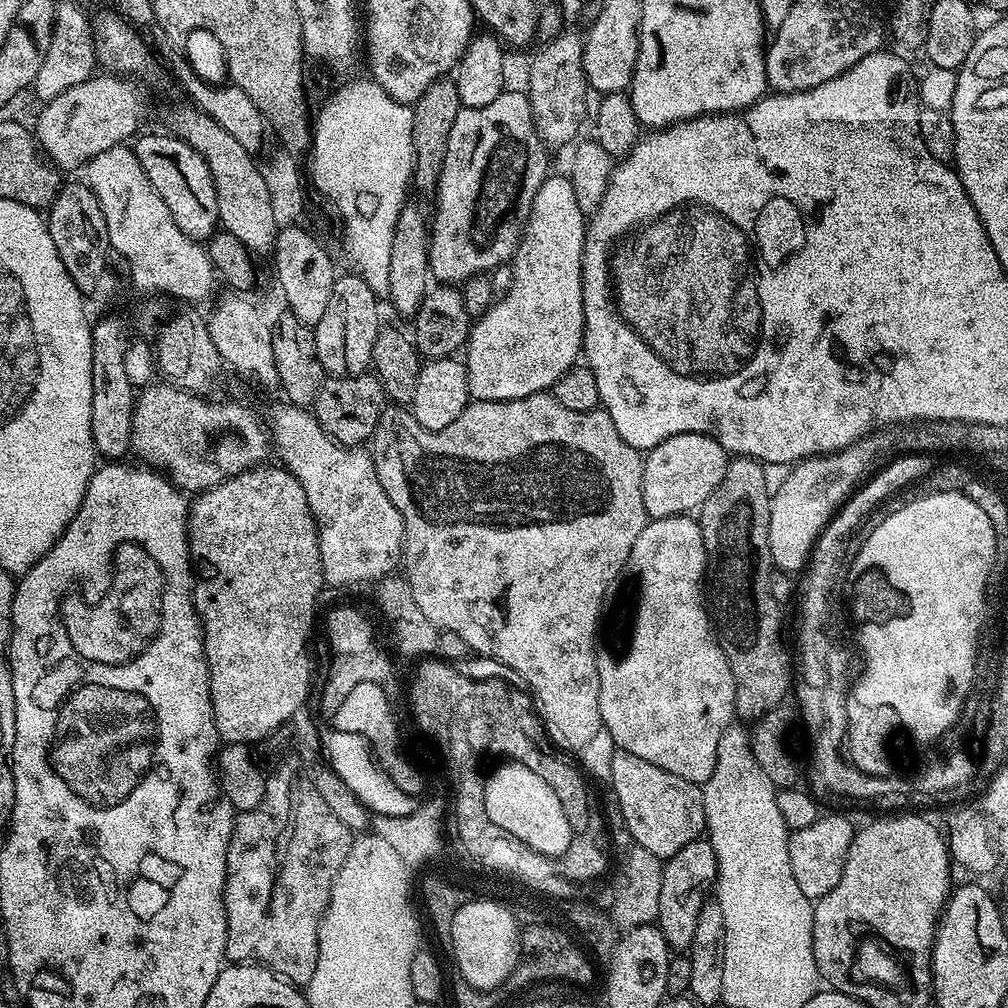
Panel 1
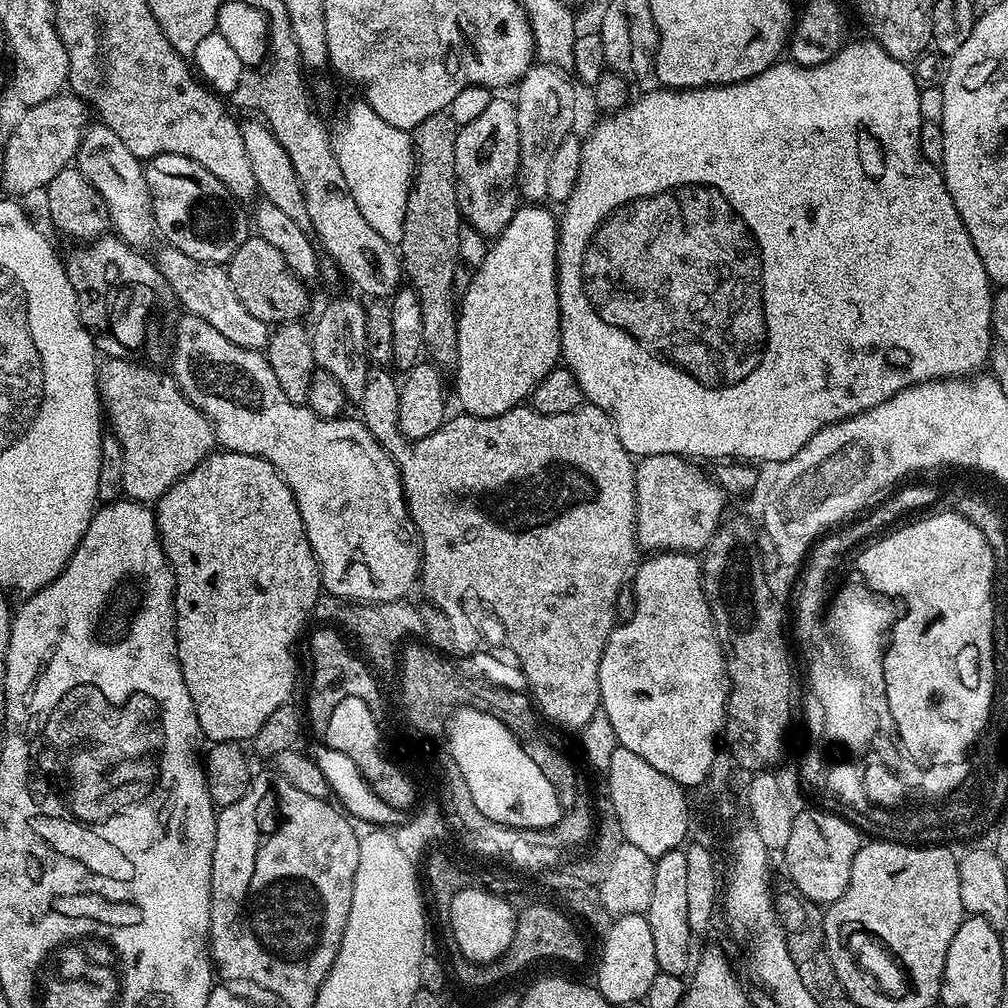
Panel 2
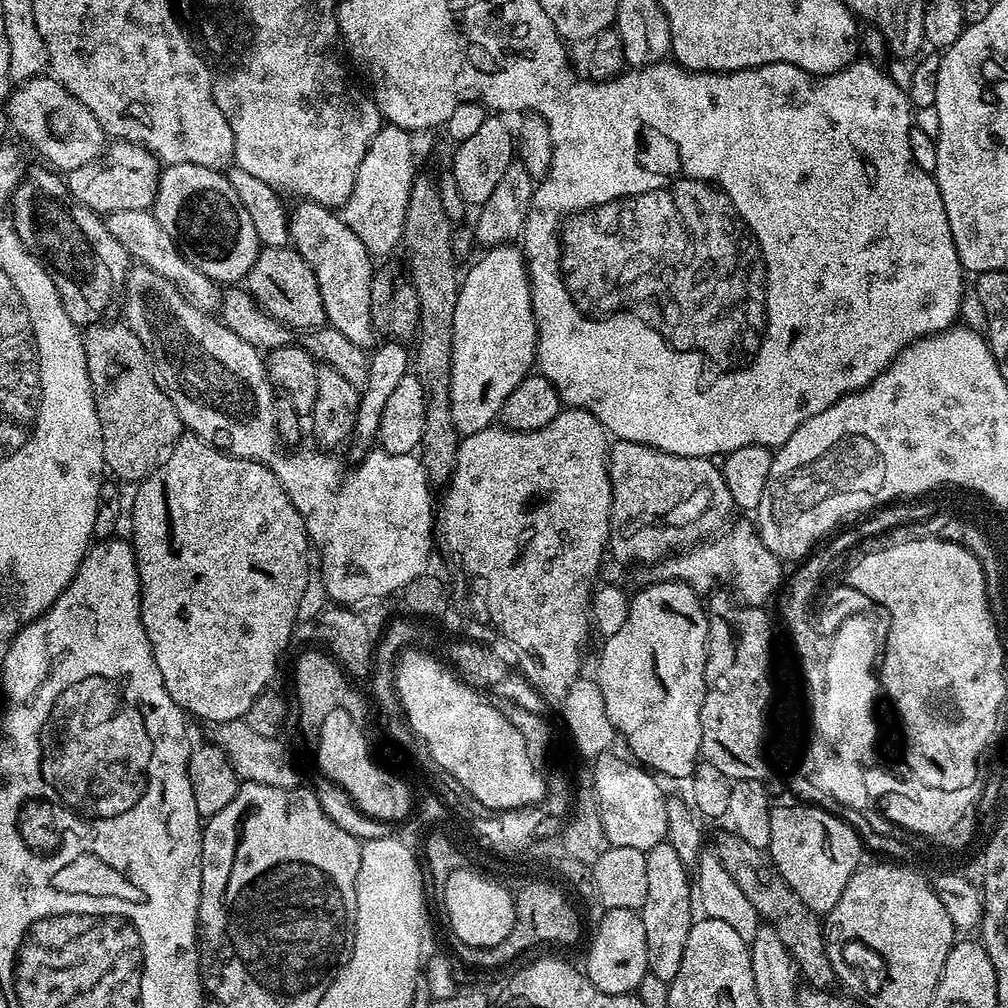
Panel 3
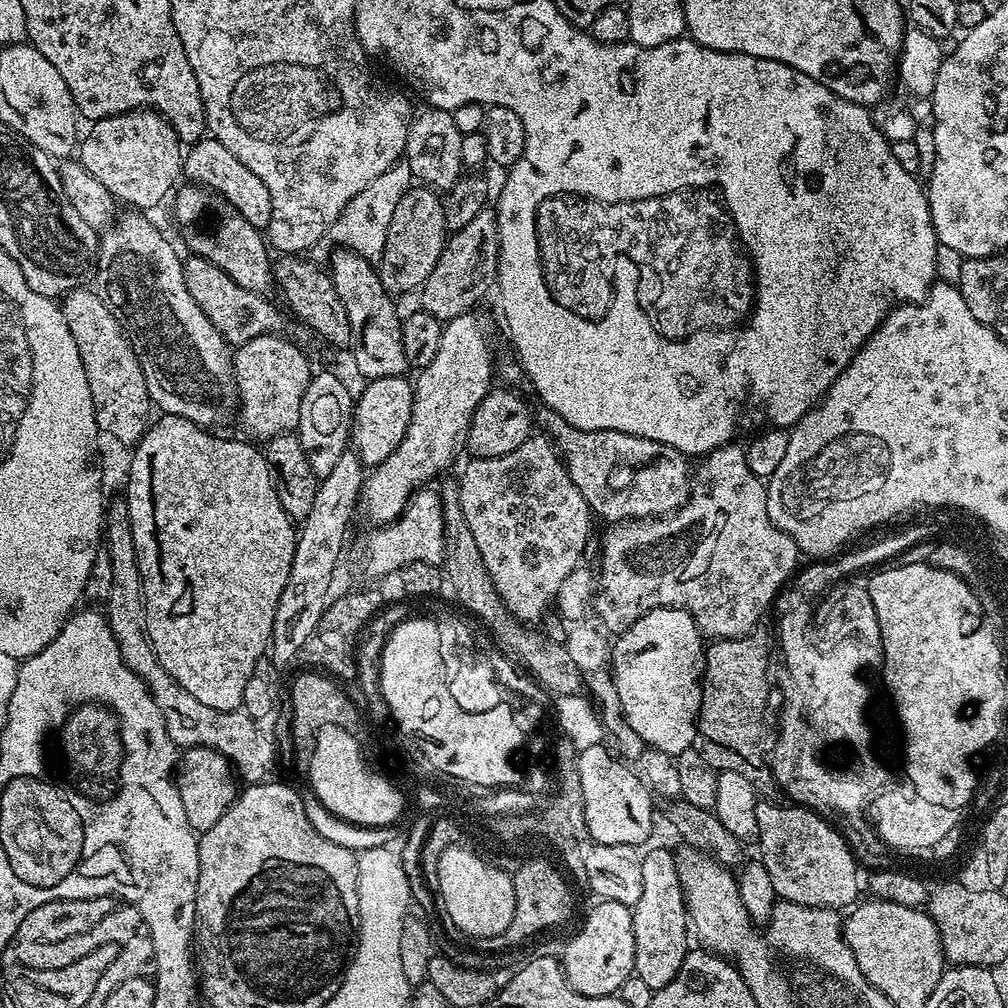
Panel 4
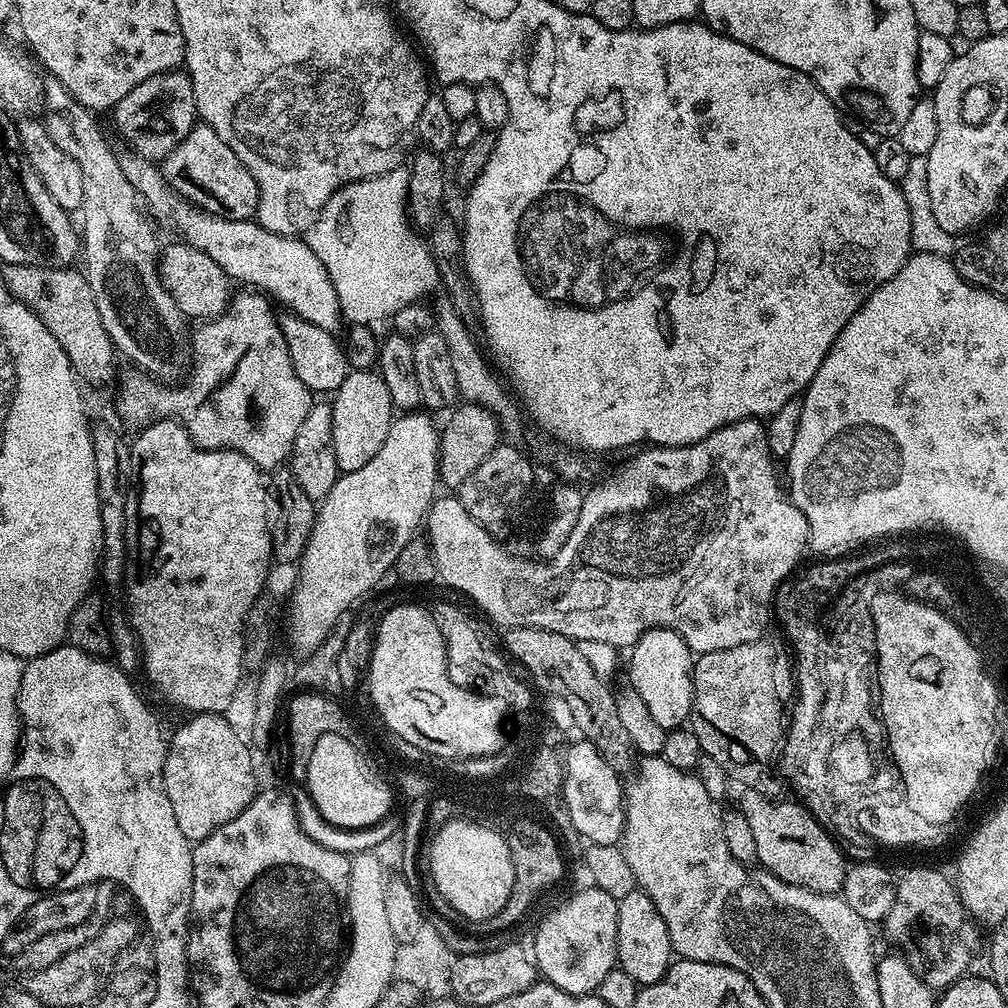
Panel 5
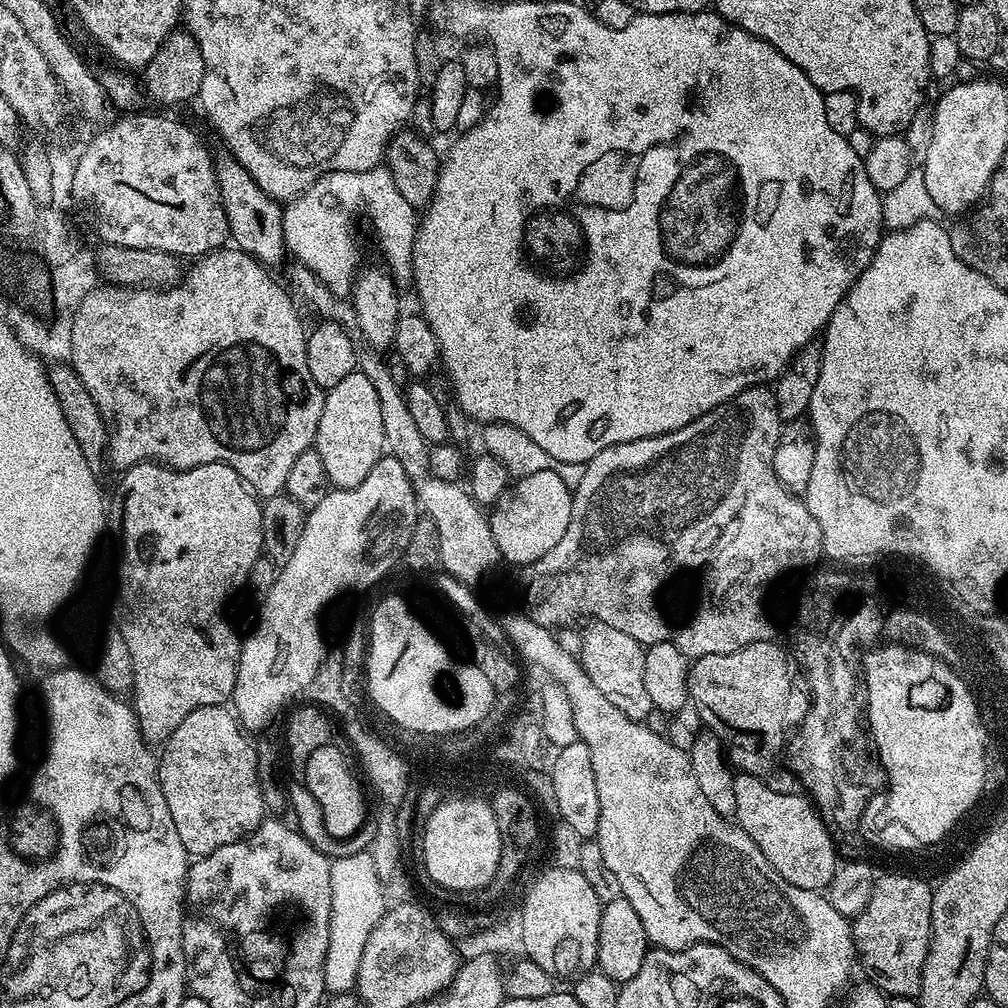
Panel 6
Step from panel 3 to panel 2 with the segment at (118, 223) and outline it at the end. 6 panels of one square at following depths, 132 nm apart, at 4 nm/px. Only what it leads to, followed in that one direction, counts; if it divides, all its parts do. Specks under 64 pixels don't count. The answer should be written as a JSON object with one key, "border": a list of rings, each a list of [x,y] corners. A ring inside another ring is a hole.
{"border":[[[164,246],[157,256],[154,256],[156,269],[166,278],[173,297],[184,307],[185,313],[202,318],[222,334],[222,338],[230,338],[234,346],[243,348],[263,349],[270,335],[269,325],[263,324],[242,302],[238,302],[238,294],[230,286],[227,271],[219,264],[207,264],[190,258],[190,254],[182,254],[182,250]]]}

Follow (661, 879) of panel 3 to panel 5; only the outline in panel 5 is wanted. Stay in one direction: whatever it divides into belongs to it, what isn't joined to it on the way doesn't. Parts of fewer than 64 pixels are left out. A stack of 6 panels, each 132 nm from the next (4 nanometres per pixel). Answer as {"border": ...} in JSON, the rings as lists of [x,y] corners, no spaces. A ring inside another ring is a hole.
{"border":[[[635,891],[626,894],[626,898],[618,901],[618,950],[616,951],[618,966],[630,978],[634,978],[637,986],[653,984],[663,978],[674,962],[670,930],[666,930],[666,922],[658,912],[658,906],[645,892]]]}

